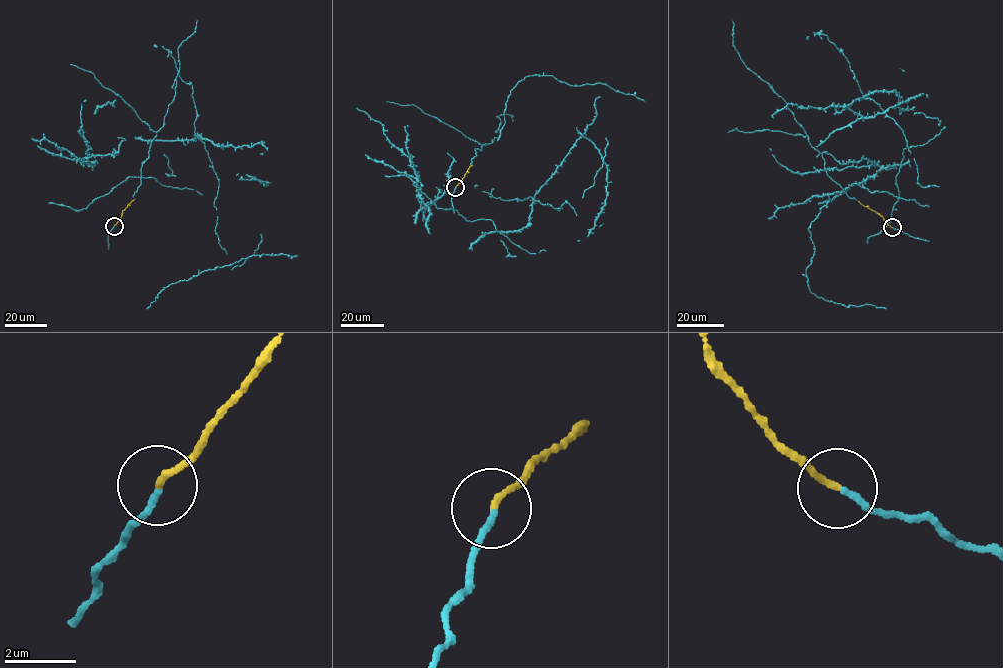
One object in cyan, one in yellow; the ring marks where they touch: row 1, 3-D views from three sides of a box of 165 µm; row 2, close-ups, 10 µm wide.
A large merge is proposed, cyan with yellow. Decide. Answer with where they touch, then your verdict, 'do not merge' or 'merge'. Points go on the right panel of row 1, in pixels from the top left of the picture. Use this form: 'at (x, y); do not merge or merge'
at (892, 227); merge

